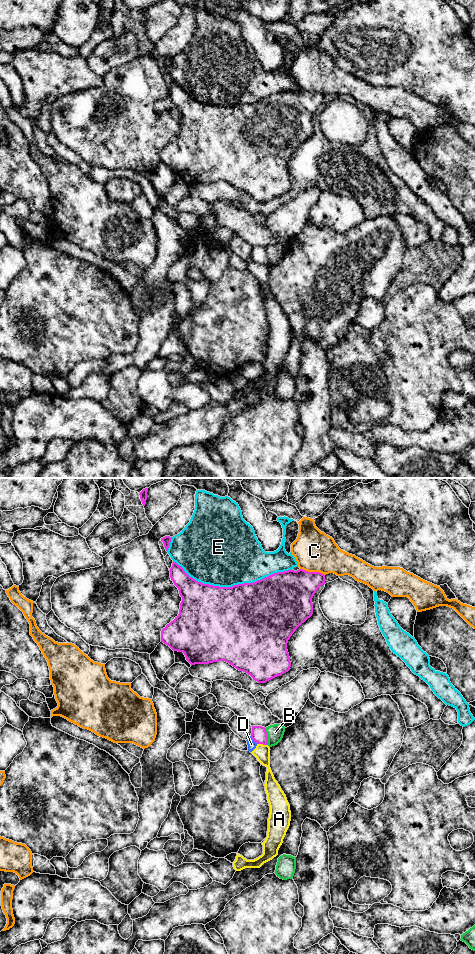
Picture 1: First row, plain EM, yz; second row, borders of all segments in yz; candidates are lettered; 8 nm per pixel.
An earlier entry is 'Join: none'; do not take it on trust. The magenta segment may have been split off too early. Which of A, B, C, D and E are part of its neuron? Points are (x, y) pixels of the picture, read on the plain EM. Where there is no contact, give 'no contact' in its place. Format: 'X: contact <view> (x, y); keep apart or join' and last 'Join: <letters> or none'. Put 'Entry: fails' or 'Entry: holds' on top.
Entry: holds
A: contact yz (262, 263); keep apart
B: contact yz (267, 256); keep apart
C: contact yz (312, 92); keep apart
D: contact yz (254, 260); keep apart
E: contact yz (232, 106); keep apart
Join: none

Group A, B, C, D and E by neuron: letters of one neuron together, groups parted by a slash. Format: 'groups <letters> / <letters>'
groups A D / B / C / E

